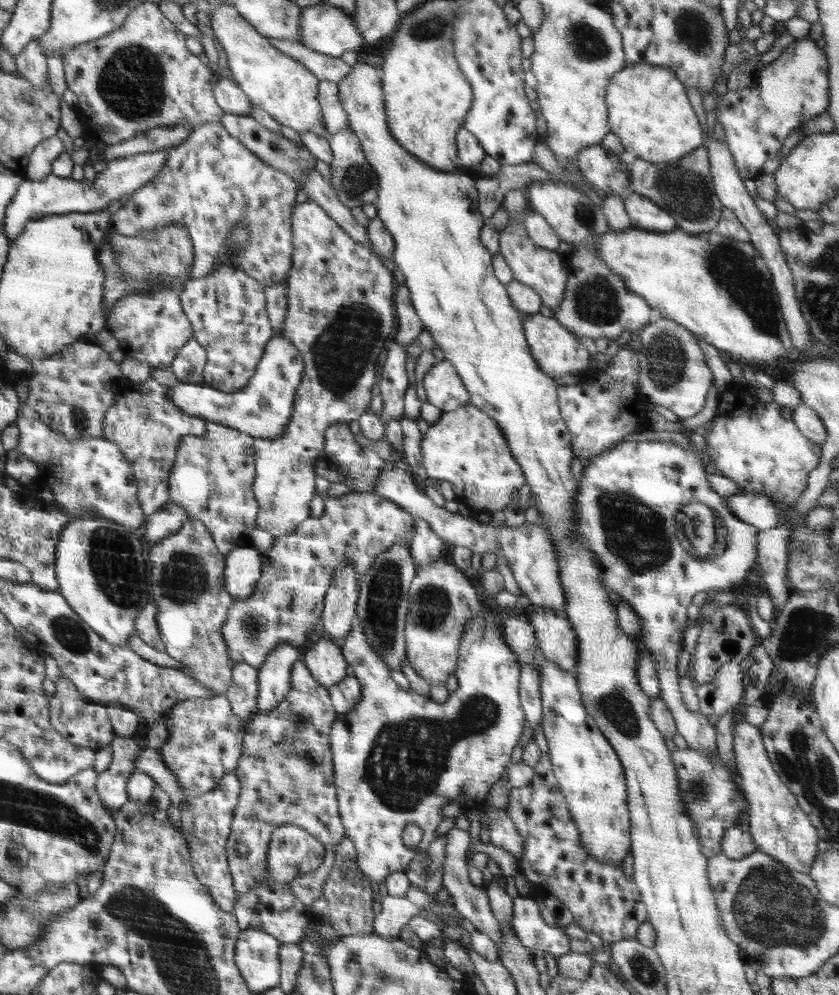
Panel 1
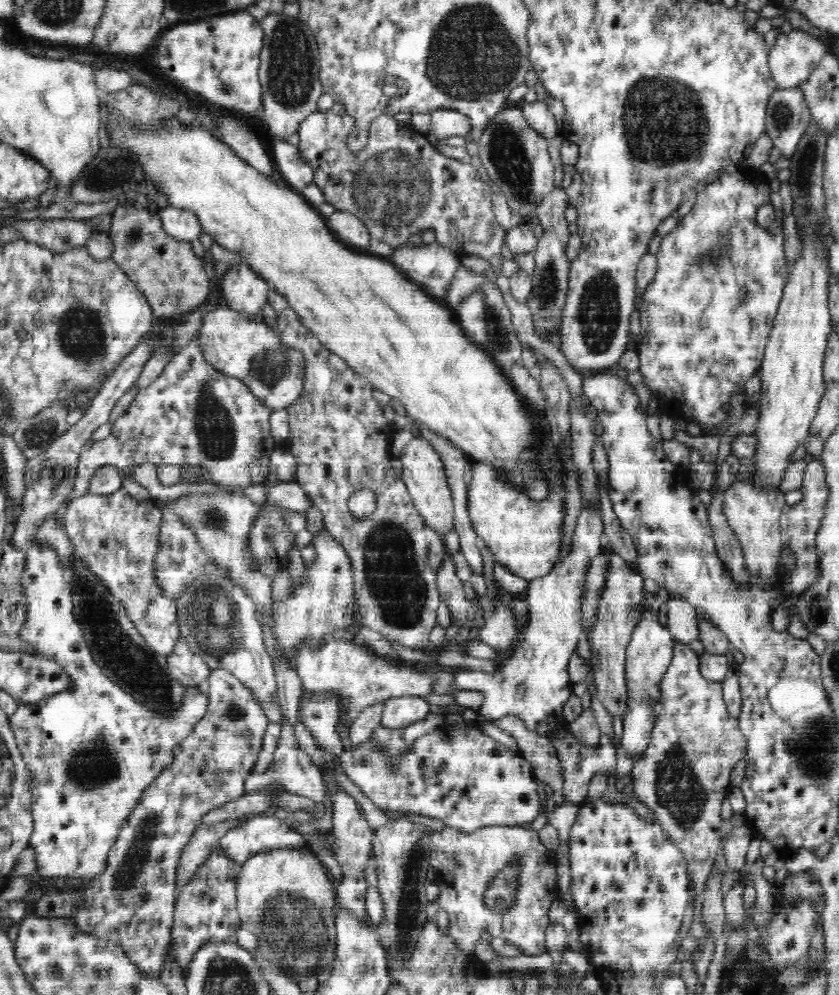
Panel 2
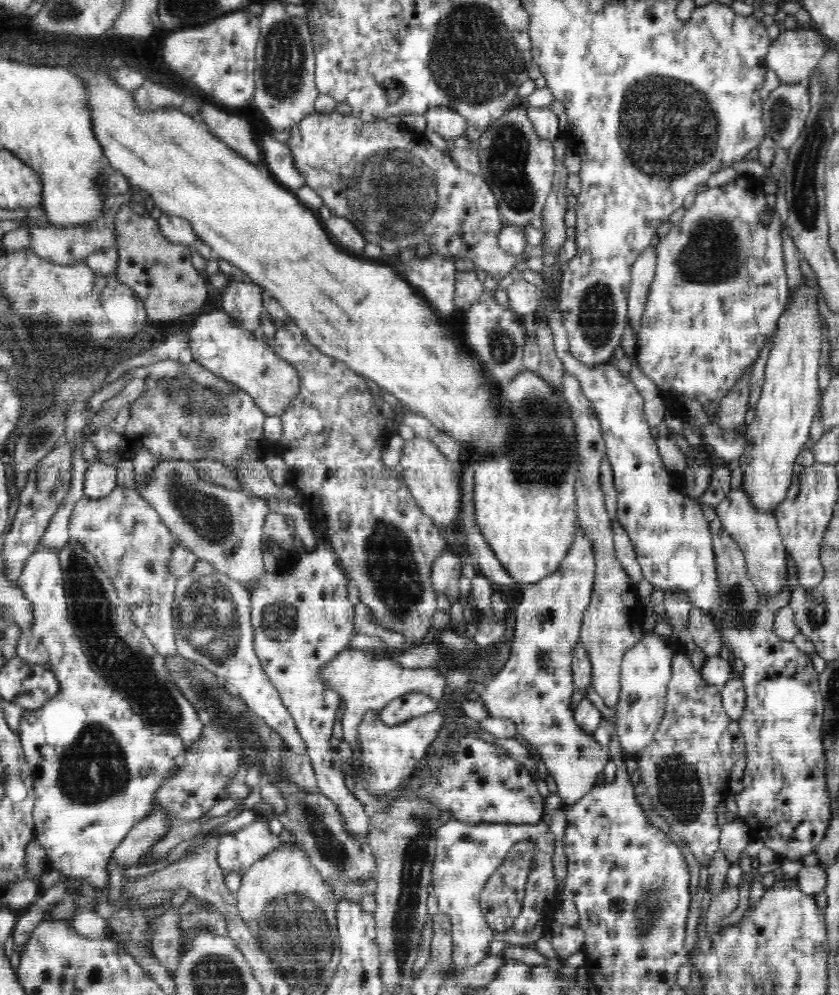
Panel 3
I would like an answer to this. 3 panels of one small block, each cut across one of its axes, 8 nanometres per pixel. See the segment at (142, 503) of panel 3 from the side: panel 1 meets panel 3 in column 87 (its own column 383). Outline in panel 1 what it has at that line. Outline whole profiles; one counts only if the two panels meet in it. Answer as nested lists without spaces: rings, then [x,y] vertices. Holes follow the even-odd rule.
[[[353,492],[337,498],[328,498],[322,516],[308,517],[303,520],[290,534],[276,536],[272,548],[267,552],[260,552],[261,576],[256,580],[254,594],[244,600],[233,598],[232,606],[228,610],[226,622],[222,624],[222,633],[228,644],[228,655],[232,663],[246,662],[259,669],[264,664],[270,651],[278,645],[291,642],[294,647],[305,643],[308,632],[314,628],[315,621],[321,618],[326,591],[330,587],[332,573],[336,567],[346,563],[354,565],[358,576],[372,567],[375,556],[390,549],[396,541],[406,539],[411,546],[414,539],[414,517],[398,504],[391,502],[384,496],[377,496],[373,492]]]

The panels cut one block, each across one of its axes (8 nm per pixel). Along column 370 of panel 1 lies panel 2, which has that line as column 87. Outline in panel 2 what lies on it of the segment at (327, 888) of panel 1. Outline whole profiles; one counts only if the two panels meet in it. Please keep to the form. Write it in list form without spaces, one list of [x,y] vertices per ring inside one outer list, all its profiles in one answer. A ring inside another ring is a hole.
[[[212,670],[205,686],[209,700],[206,714],[182,740],[182,750],[175,756],[171,766],[163,770],[148,789],[142,792],[140,804],[132,810],[118,832],[119,838],[110,850],[105,872],[95,880],[88,881],[84,889],[76,891],[81,902],[79,910],[71,918],[76,927],[98,938],[116,942],[146,978],[160,978],[162,963],[170,948],[178,890],[176,874],[184,846],[190,842],[199,820],[205,814],[243,794],[246,777],[253,774],[269,723],[250,689],[227,670]]]

